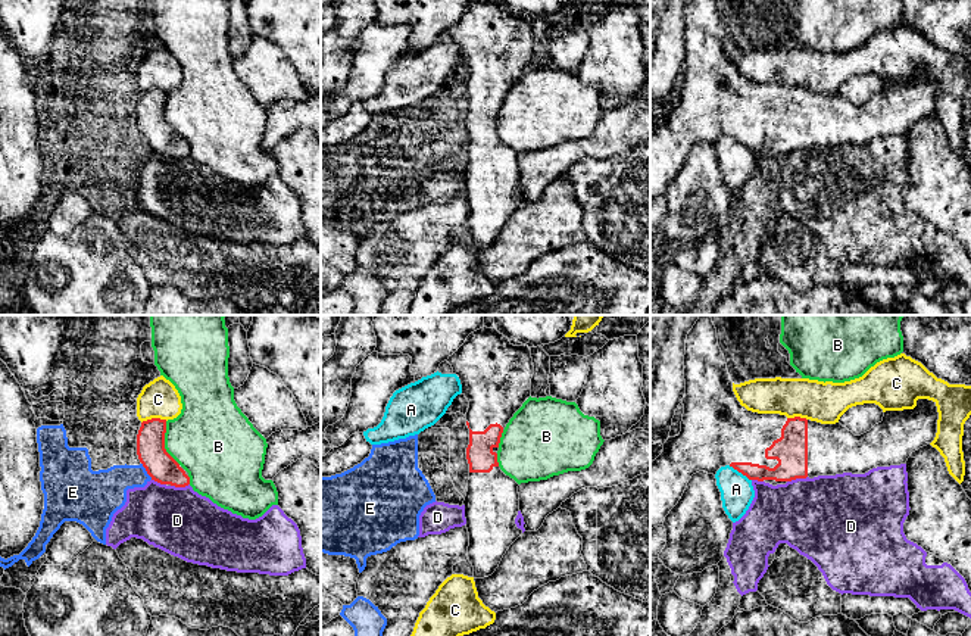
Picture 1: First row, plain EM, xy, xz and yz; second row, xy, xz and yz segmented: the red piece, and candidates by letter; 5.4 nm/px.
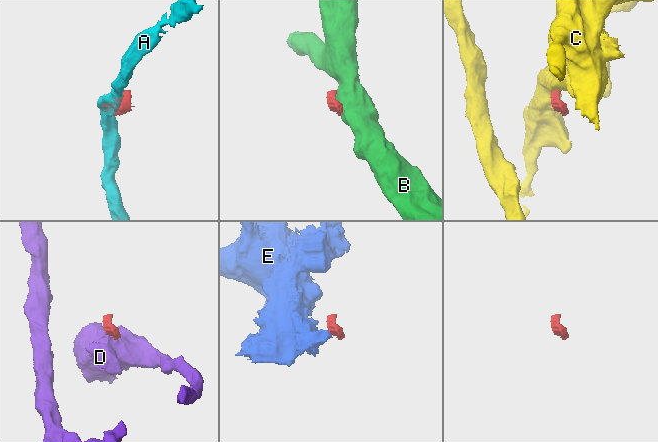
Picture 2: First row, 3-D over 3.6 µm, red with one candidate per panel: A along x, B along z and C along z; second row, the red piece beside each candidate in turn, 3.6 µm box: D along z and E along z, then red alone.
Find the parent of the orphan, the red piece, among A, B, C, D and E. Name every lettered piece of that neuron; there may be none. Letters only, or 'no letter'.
no letter

